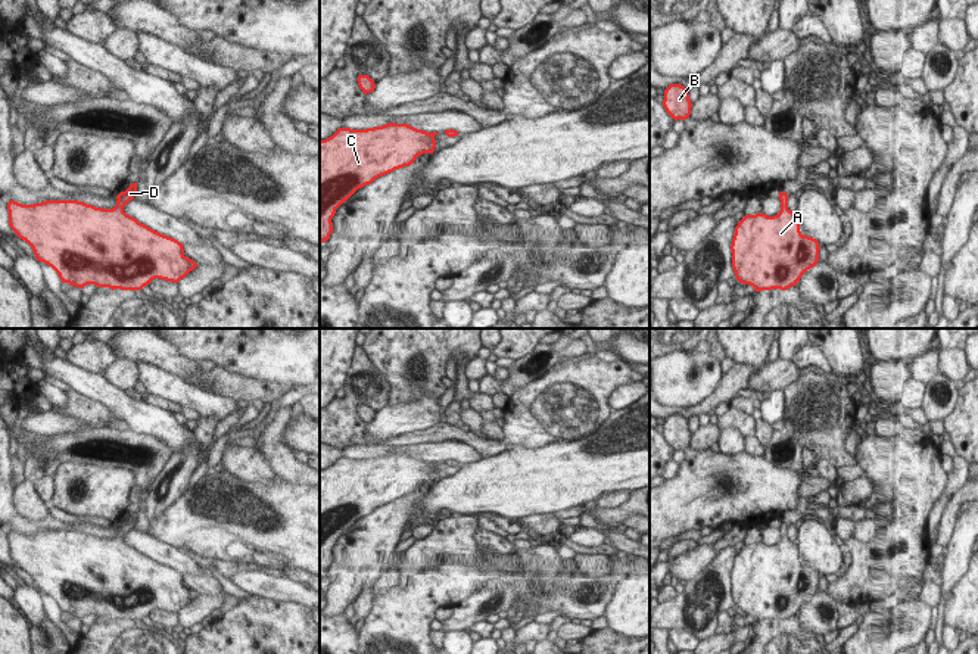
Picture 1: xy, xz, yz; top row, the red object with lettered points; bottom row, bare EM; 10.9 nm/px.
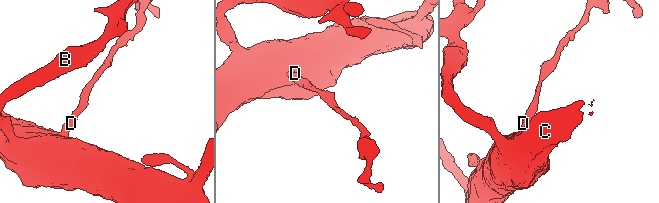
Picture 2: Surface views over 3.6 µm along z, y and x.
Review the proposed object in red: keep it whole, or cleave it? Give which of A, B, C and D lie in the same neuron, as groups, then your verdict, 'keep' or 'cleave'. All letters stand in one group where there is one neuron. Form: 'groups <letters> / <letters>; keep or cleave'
groups A B C D; keep

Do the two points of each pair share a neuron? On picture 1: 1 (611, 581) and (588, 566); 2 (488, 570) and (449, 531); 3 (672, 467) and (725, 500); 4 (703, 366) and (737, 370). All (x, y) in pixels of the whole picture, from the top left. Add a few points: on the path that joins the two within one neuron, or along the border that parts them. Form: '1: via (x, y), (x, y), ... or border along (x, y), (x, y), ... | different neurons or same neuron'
1: border along (613, 567), (600, 578) | different neurons
2: border along (477, 528), (480, 560), (445, 564) | different neurons
3: border along (681, 464), (676, 475), (666, 480) | different neurons
4: border along (723, 374), (719, 385), (701, 401) | different neurons

